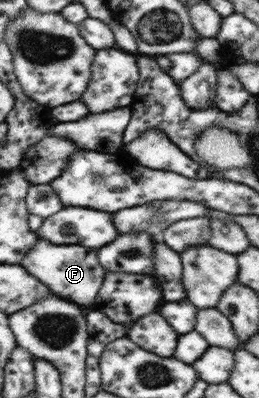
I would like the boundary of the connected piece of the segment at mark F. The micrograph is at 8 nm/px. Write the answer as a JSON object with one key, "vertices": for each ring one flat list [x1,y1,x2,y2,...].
{"vertices":[[37,239,31,252,27,252,19,261,29,274,33,274,37,280,47,284,54,294,71,300,73,303,87,308,97,298,97,292,101,288,105,270,97,262,97,252,91,252,83,246,57,246,48,240]]}

